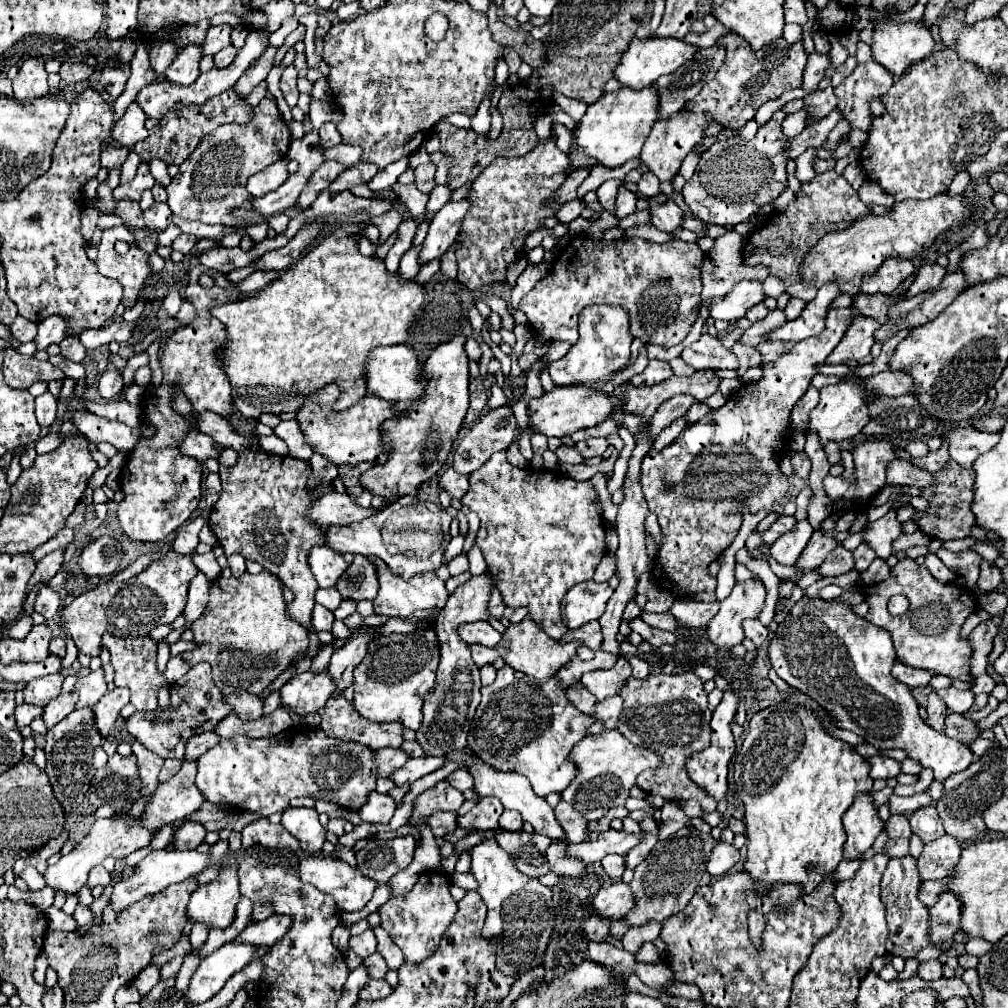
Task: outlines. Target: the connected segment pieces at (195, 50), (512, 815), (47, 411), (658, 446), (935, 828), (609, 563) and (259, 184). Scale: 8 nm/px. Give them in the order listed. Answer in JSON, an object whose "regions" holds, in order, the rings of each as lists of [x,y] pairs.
{"regions":[[[[185,46],[165,72],[165,78],[179,86],[191,86],[199,76],[201,46]]],[[[505,810],[499,818],[499,826],[503,830],[521,830],[523,828],[523,818],[519,812],[515,810]]],[[[49,392],[35,398],[35,414],[37,414],[37,420],[39,420],[41,426],[53,424],[55,410],[57,410],[57,400]]],[[[677,418],[675,422],[671,422],[667,428],[661,430],[659,438],[653,440],[653,448],[655,448],[655,450],[663,450],[663,448],[669,446],[671,442],[675,442],[675,438],[685,430],[685,426],[687,426],[687,420],[685,420],[685,418]]],[[[929,804],[929,806],[925,806],[925,808],[915,810],[915,812],[911,814],[909,822],[911,822],[913,832],[915,832],[925,844],[945,834],[943,824],[941,824],[941,818],[939,818],[939,814],[937,814],[937,810],[935,810],[935,804]]],[[[605,554],[605,558],[601,560],[601,564],[595,570],[593,580],[595,582],[607,582],[613,574],[615,574],[615,556],[613,554]]],[[[281,158],[281,160],[277,160],[275,164],[267,166],[265,170],[261,170],[261,172],[249,176],[249,180],[247,180],[247,192],[249,192],[253,198],[265,196],[265,194],[277,190],[287,178],[289,178],[287,158]]]]}

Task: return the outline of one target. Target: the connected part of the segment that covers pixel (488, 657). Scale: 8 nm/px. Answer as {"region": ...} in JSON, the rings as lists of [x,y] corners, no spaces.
{"region":[[[471,646],[471,654],[473,654],[473,660],[479,668],[493,664],[501,656],[499,648],[487,648],[487,646]]]}

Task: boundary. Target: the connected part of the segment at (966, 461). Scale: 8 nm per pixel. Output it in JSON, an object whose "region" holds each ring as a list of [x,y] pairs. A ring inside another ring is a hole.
{"region":[[[972,426],[953,428],[945,432],[945,438],[949,442],[949,456],[963,468],[971,468],[981,454],[999,442],[999,434],[981,432]]]}

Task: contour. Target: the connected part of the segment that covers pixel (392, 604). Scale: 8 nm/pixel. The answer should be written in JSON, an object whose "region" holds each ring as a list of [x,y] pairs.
{"region":[[[369,556],[369,560],[375,564],[377,578],[379,578],[379,592],[373,600],[375,614],[385,614],[385,616],[393,618],[393,616],[409,616],[415,610],[429,610],[429,608],[443,608],[445,606],[447,588],[445,588],[445,582],[439,580],[435,572],[423,572],[423,574],[411,576],[409,580],[403,580],[401,576],[391,574],[387,564],[381,562],[381,558]]]}

